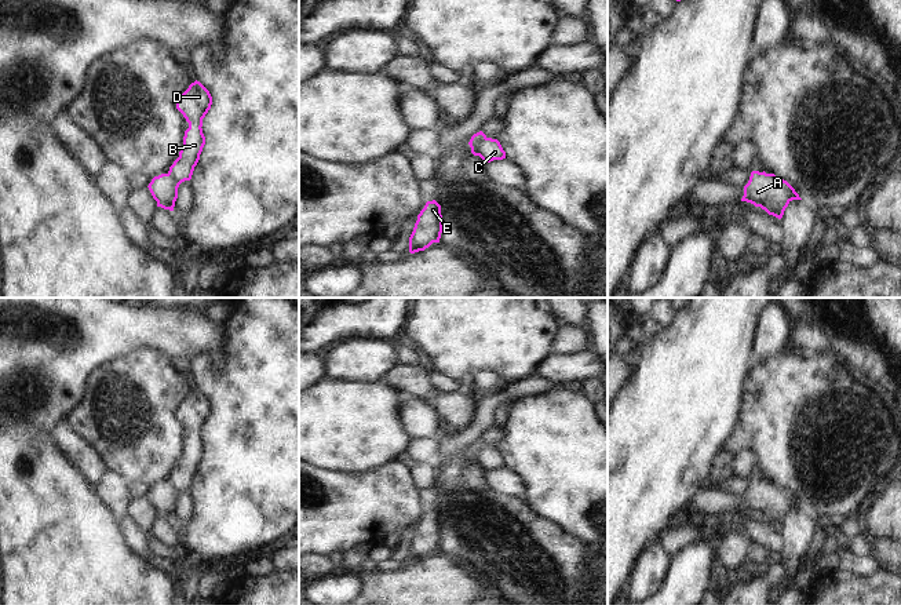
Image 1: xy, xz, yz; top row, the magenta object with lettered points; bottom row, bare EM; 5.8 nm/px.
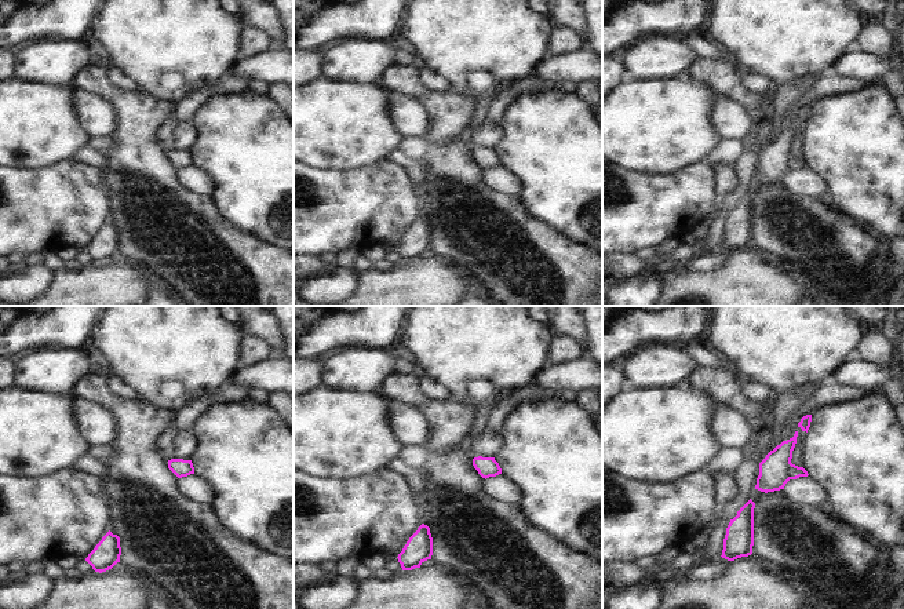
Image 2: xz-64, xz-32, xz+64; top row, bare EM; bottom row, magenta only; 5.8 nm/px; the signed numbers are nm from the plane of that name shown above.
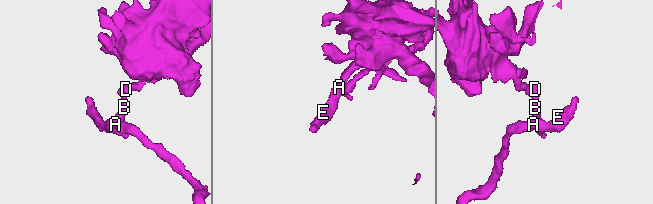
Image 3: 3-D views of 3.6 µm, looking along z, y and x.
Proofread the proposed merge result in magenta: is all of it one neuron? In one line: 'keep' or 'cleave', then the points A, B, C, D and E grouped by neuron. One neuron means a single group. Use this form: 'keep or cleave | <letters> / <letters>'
cleave | A E / B C D

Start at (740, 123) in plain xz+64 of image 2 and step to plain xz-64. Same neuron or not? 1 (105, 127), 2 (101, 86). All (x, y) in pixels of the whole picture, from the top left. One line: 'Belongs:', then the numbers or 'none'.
Belongs: 1

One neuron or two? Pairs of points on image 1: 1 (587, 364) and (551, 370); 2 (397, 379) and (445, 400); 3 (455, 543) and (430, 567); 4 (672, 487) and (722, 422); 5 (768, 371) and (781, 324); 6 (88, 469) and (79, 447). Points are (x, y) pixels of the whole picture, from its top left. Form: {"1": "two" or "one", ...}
{"1": "one", "2": "one", "3": "two", "4": "one", "5": "two", "6": "one"}

